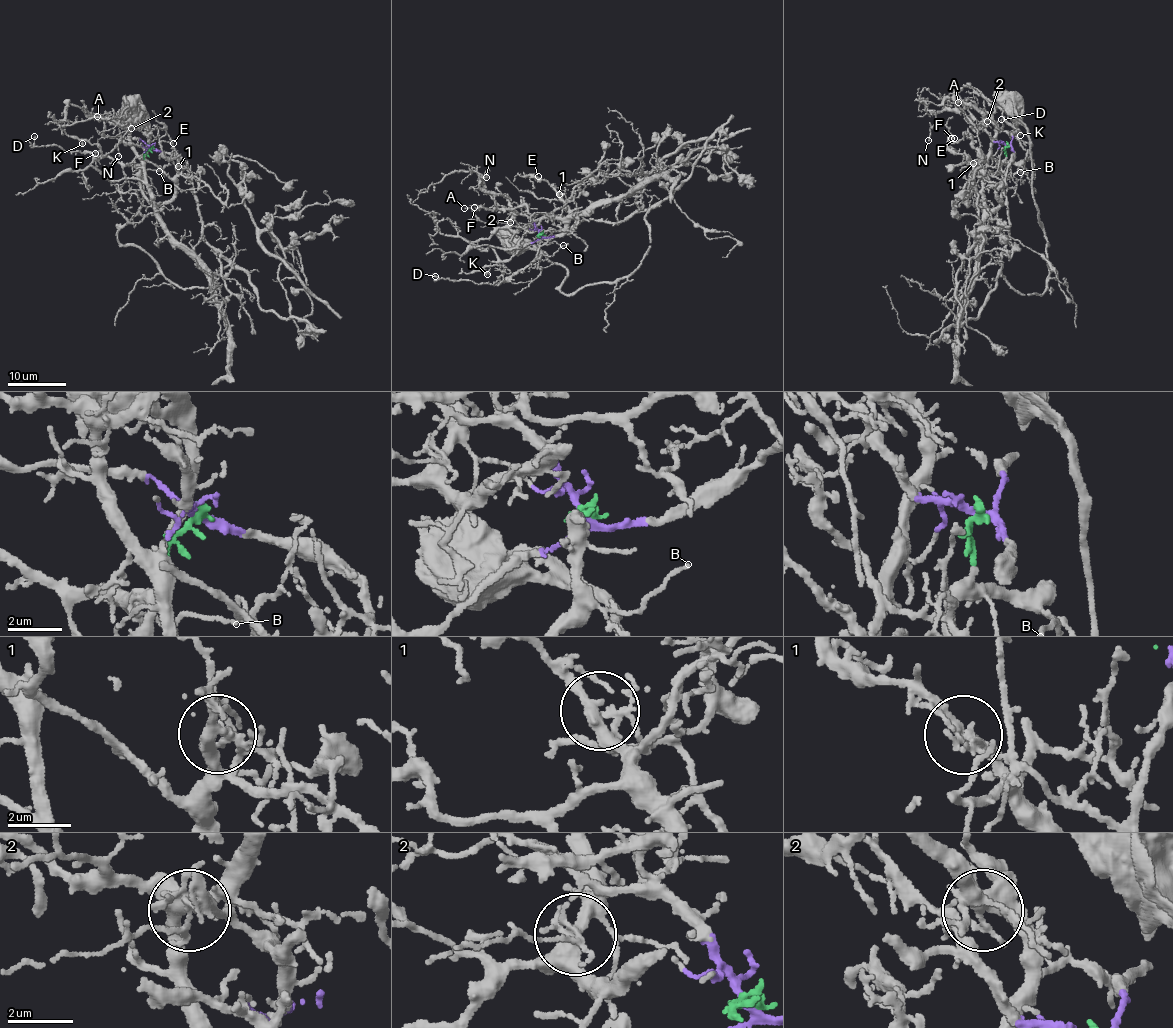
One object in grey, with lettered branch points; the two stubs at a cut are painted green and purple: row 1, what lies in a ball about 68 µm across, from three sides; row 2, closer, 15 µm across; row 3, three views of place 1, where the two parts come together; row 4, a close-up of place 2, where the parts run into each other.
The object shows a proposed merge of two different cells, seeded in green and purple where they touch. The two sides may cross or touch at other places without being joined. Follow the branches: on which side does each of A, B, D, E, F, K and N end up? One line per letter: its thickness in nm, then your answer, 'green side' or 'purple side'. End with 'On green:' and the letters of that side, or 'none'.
A: 160 nm thick; green side
B: 150 nm thick; green side
D: 160 nm thick; green side
E: 100 nm thick; green side
F: 140 nm thick; green side
K: 130 nm thick; green side
N: 110 nm thick; green side
On green: A, B, D, E, F, K, N

